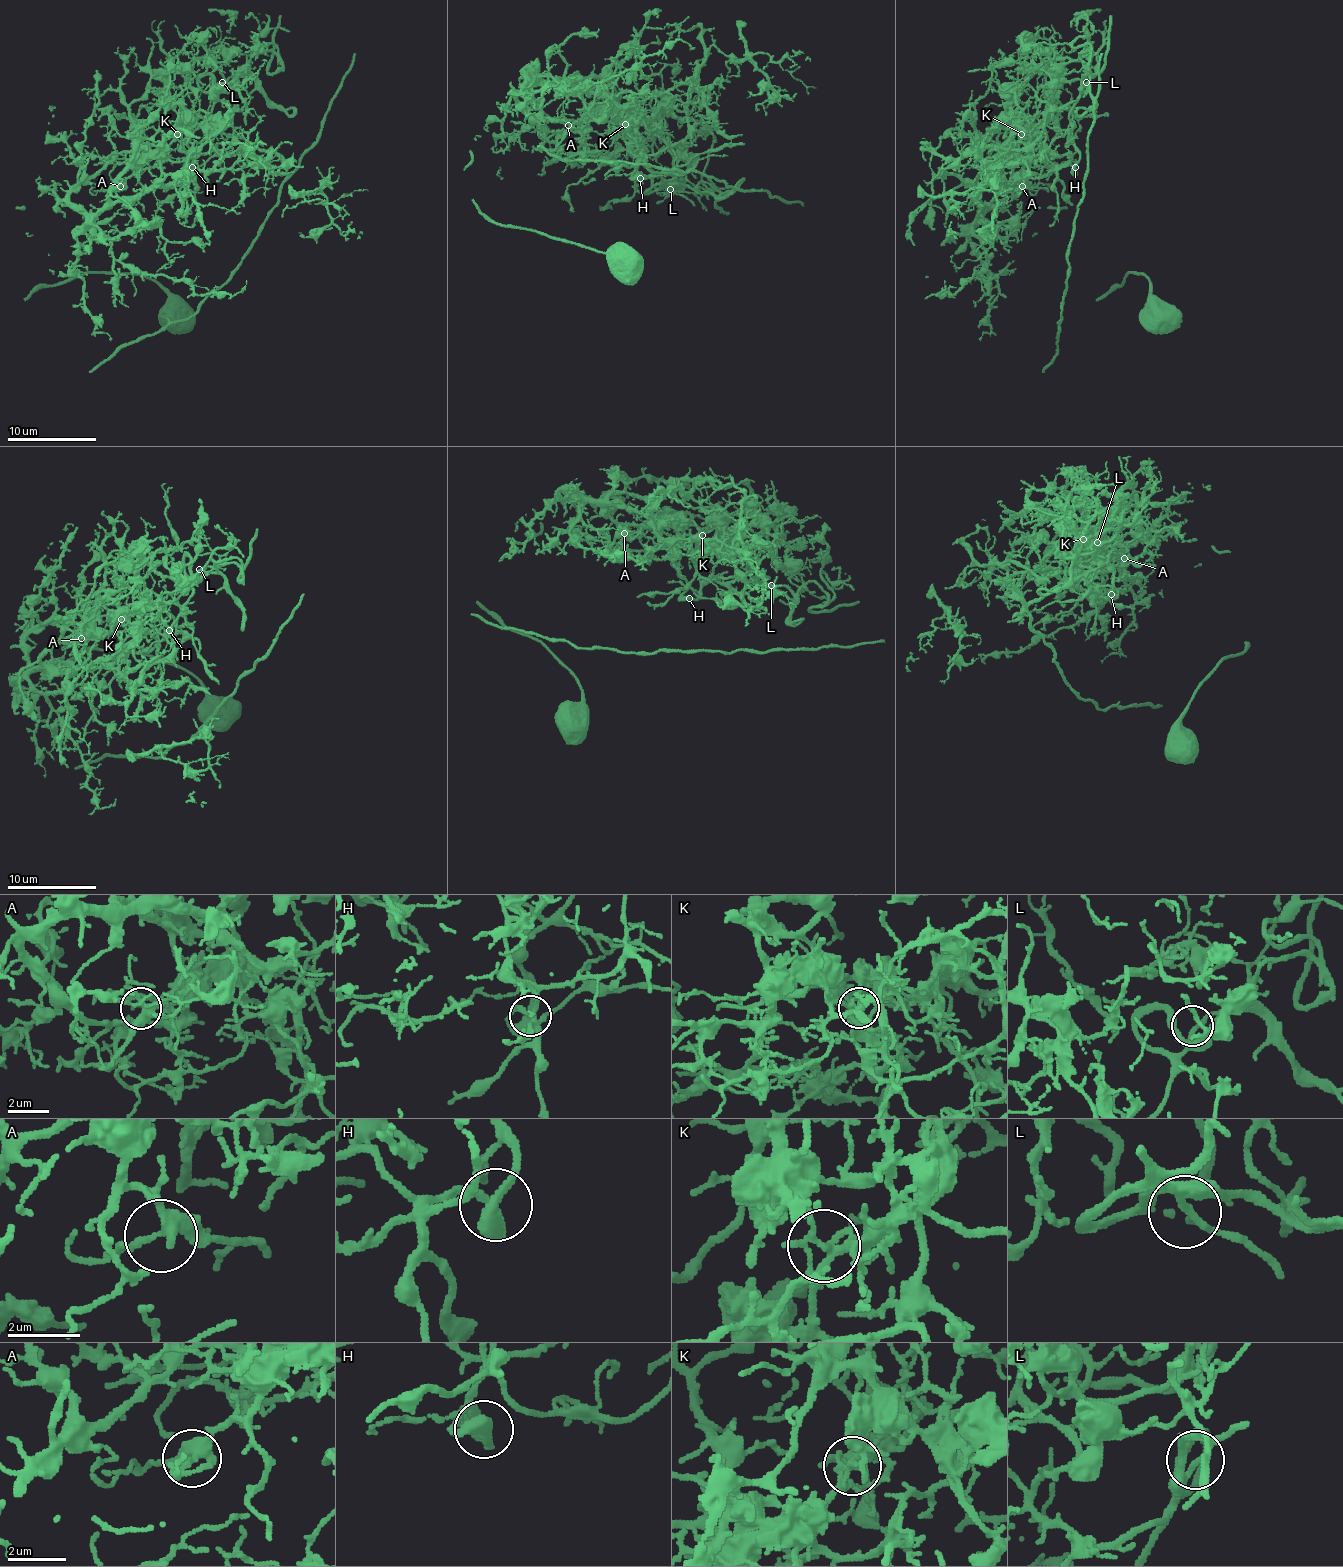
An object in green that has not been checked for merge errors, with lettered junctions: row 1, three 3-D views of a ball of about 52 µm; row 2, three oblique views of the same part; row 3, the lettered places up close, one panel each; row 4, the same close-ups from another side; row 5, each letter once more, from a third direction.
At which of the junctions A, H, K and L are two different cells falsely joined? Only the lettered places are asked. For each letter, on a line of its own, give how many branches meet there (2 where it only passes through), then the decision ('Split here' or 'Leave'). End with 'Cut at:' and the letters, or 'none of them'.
A: Branches: 3. Leave
H: Branches: 2. Split here
K: Branches: 4. Split here
L: Branches: 3. Leave
Cut at: H, K

